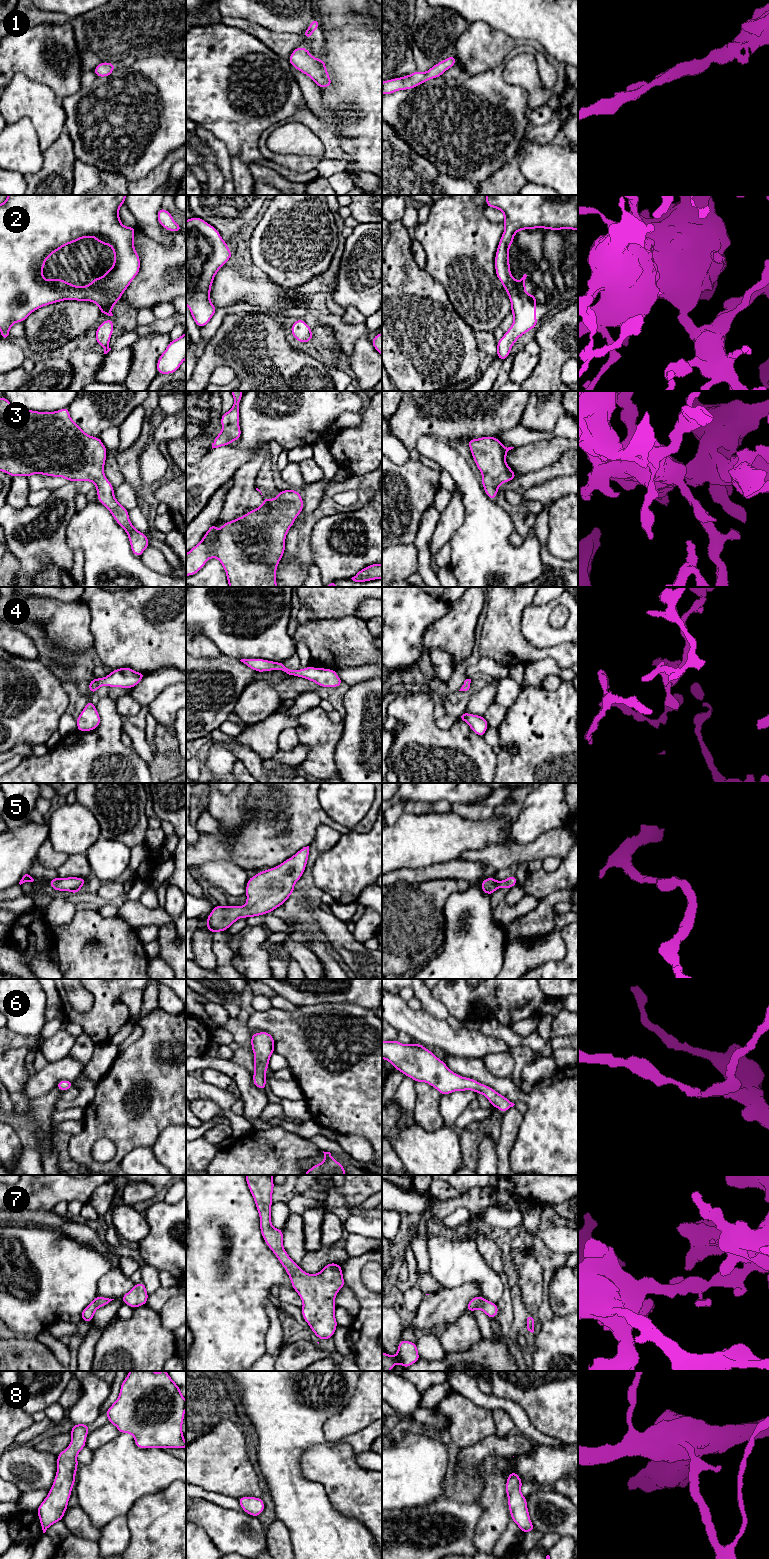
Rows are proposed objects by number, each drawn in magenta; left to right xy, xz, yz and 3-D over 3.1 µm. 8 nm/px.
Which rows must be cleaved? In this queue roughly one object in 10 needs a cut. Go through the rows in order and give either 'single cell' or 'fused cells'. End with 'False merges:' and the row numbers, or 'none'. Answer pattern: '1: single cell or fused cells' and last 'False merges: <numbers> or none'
1: single cell
2: single cell
3: single cell
4: single cell
5: single cell
6: single cell
7: single cell
8: single cell
False merges: none

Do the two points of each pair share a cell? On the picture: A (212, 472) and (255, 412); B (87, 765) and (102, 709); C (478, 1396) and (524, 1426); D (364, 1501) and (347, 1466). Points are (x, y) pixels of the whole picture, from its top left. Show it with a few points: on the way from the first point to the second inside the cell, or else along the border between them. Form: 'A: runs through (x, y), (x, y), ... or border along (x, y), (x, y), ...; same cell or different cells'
A: runs through (228, 460), (255, 435), (255, 428); same cell
B: runs through (99, 751), (105, 741), (105, 723); same cell
C: runs through (490, 1402), (503, 1403), (516, 1414); same cell
D: runs through (356, 1492), (347, 1483), (347, 1475); same cell

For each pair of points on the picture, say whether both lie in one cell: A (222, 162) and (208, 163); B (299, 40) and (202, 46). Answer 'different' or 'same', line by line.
A: different
B: different

